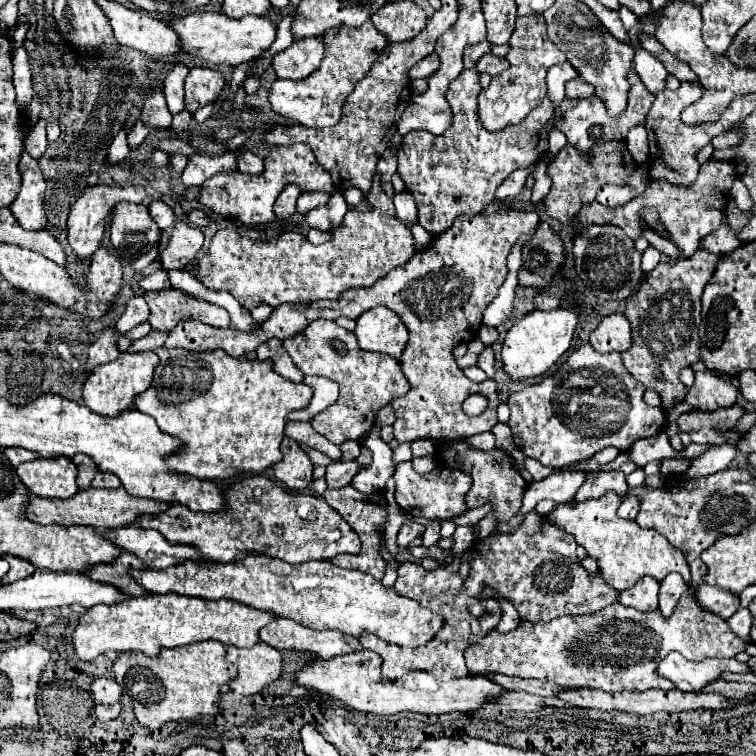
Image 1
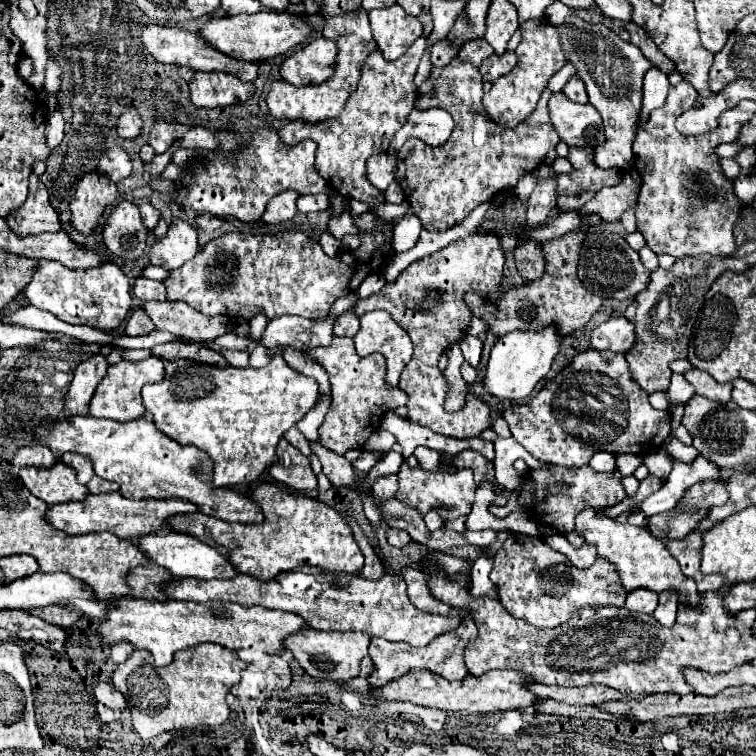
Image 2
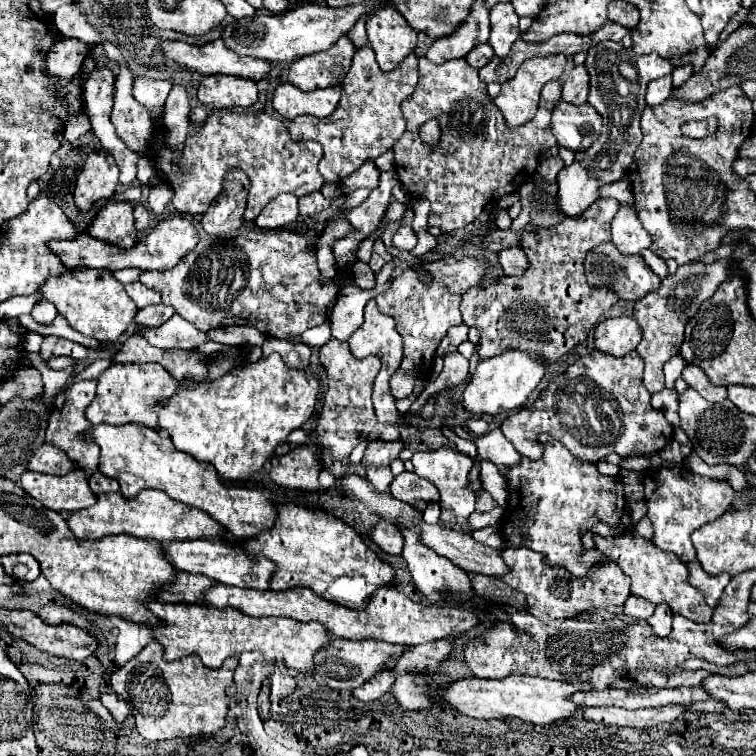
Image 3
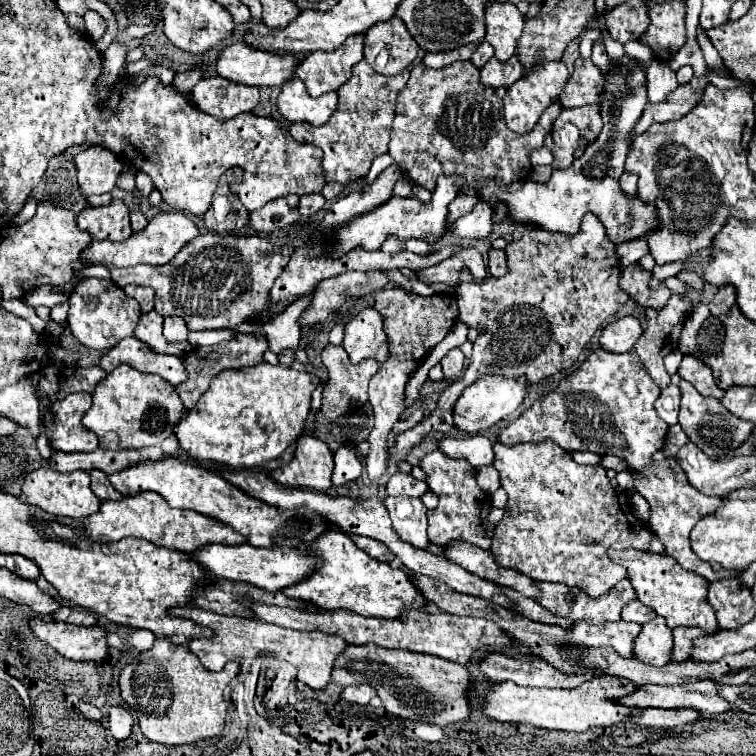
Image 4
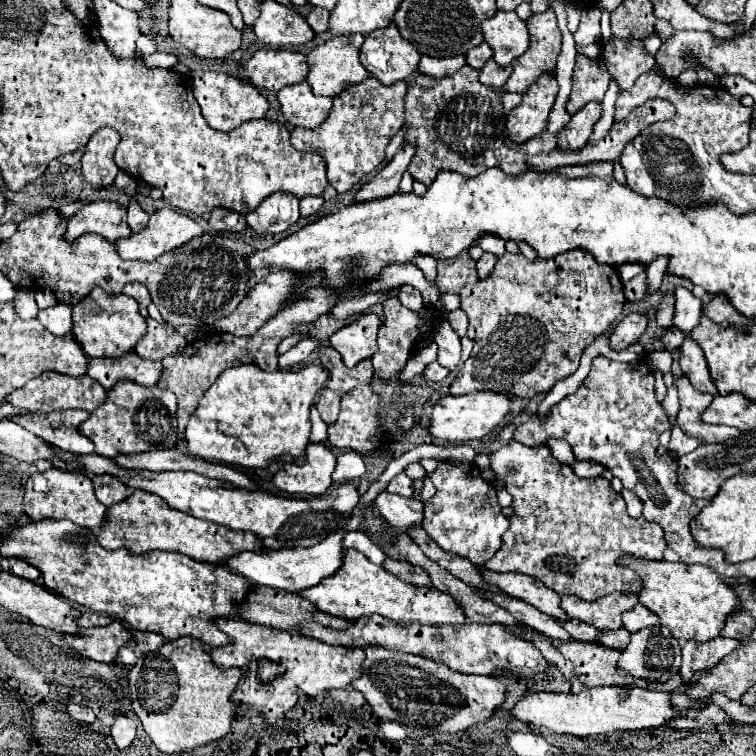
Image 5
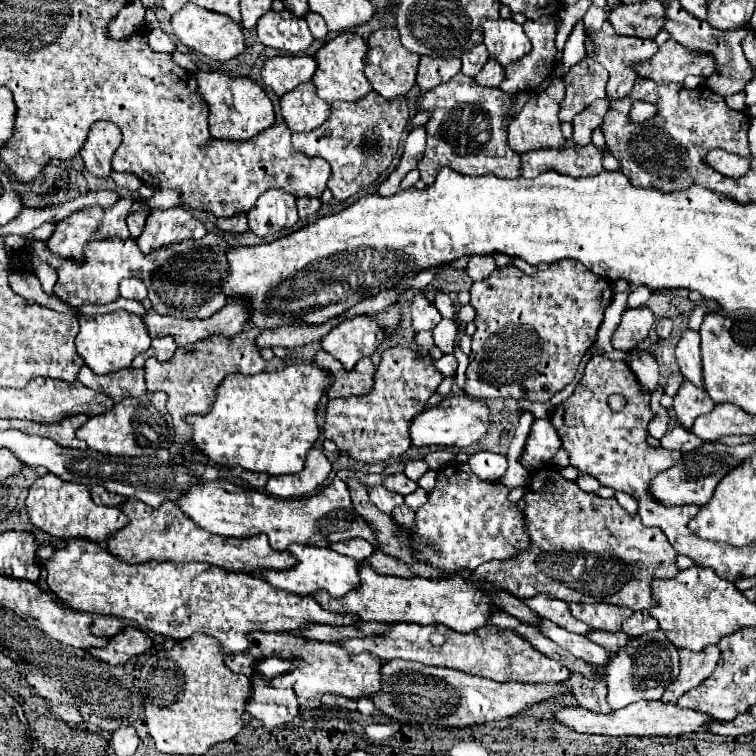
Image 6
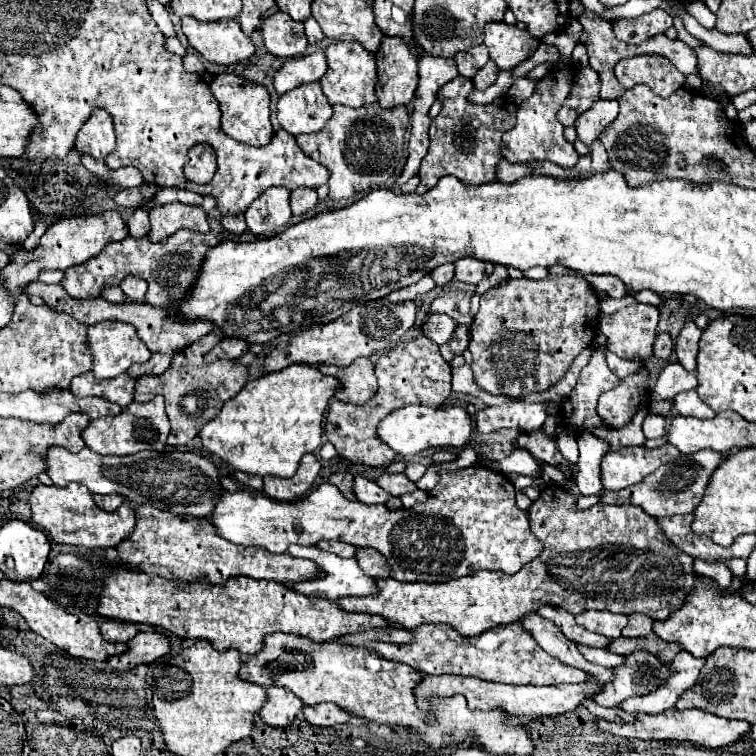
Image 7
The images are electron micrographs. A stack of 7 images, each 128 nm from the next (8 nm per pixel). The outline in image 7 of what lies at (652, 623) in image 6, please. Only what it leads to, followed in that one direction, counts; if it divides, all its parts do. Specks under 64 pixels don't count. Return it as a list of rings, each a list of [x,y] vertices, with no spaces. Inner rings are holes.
[[[634,612],[632,616],[628,616],[628,624],[622,630],[622,636],[628,638],[642,638],[642,636],[650,636],[652,634],[652,618]]]

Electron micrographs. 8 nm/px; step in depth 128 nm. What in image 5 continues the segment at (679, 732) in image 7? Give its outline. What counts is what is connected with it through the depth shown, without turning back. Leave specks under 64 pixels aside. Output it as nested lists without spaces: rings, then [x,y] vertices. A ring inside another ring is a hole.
[[[594,686],[584,688],[578,694],[564,692],[526,692],[516,706],[512,708],[512,716],[554,732],[574,734],[574,736],[596,736],[596,734],[612,734],[622,730],[642,730],[664,726],[668,718],[674,718],[676,712],[670,704],[668,692],[648,690],[648,688],[620,688],[620,686]]]

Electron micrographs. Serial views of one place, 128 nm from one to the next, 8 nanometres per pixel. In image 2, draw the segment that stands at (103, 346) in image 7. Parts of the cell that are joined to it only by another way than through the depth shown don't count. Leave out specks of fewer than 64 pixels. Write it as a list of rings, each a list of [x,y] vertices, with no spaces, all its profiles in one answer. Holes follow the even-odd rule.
[[[40,260],[30,284],[24,288],[24,296],[32,306],[48,310],[68,324],[84,324],[100,330],[118,328],[132,306],[128,276],[114,262],[104,262],[88,270],[70,270],[56,260]]]

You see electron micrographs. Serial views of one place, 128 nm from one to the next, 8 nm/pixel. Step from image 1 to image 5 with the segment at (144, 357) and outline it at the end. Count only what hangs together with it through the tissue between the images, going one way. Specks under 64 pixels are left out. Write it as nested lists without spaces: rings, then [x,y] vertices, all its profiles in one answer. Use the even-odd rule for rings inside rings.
[[[118,380],[106,400],[80,424],[80,432],[96,444],[96,454],[112,458],[118,454],[136,454],[146,450],[174,448],[178,440],[176,396],[156,386],[140,386],[132,380]]]

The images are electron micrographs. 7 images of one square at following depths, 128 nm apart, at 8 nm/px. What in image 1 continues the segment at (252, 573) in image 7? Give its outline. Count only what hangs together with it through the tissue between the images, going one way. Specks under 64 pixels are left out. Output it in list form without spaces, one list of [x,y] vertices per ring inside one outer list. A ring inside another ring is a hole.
[[[120,486],[116,490],[108,490],[108,488],[80,490],[72,498],[66,498],[66,500],[42,498],[42,496],[30,494],[24,514],[28,520],[36,524],[64,524],[64,526],[84,524],[84,526],[94,526],[94,528],[120,528],[126,524],[134,524],[136,516],[140,514],[160,514],[164,512],[164,508],[168,508],[166,502],[150,500],[150,498],[136,498]]]

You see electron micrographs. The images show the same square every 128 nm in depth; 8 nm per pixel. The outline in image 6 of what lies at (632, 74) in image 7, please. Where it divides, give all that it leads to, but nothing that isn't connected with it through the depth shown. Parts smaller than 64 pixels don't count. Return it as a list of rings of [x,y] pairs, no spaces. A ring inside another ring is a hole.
[[[672,38],[660,46],[660,50],[652,56],[652,60],[646,60],[636,68],[638,76],[650,78],[656,84],[682,82],[688,74],[708,78],[716,70],[718,64],[712,54],[688,50],[686,46],[678,44]]]

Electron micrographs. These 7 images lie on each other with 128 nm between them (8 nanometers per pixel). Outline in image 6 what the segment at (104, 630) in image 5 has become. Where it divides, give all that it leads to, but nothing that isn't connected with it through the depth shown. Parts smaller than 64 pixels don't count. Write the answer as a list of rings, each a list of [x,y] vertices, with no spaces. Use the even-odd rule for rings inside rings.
[[[124,628],[116,636],[108,638],[108,644],[104,648],[88,648],[92,656],[96,656],[102,662],[108,662],[112,666],[124,664],[126,660],[142,654],[152,646],[152,640],[138,628]]]

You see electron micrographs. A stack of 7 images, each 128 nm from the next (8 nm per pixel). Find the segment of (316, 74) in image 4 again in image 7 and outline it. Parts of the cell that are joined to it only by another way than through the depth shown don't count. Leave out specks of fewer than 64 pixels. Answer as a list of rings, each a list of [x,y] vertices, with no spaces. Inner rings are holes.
[[[338,40],[326,48],[328,70],[320,78],[320,86],[330,104],[344,104],[350,108],[360,108],[376,102],[374,84],[376,84],[376,60],[374,54],[366,48],[360,48],[356,40]]]

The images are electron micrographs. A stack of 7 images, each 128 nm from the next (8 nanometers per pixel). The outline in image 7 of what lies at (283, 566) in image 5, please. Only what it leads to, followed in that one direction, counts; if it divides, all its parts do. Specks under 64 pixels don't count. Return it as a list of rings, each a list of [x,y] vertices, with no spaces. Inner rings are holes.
[[[292,544],[288,548],[288,554],[292,554],[298,558],[308,558],[312,562],[316,562],[316,566],[324,572],[324,576],[318,576],[318,578],[310,578],[310,580],[302,580],[302,582],[296,582],[296,584],[288,584],[292,590],[304,594],[304,596],[316,596],[316,598],[326,598],[326,600],[338,600],[342,596],[370,596],[370,594],[376,594],[376,580],[370,578],[370,576],[364,576],[364,572],[360,572],[360,566],[356,562],[356,558],[340,558],[332,552],[324,552],[316,546],[298,546],[298,544]]]

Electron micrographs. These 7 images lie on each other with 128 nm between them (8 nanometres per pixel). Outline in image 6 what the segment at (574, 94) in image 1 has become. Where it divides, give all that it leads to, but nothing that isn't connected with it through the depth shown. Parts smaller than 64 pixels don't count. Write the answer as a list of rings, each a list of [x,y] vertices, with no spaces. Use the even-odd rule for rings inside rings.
[[[590,56],[574,64],[562,76],[562,80],[566,84],[566,96],[560,104],[562,106],[560,120],[564,122],[572,122],[572,118],[580,114],[586,106],[590,106],[594,100],[606,98],[604,88],[606,88],[608,72],[606,68],[602,68],[602,64],[598,64]]]

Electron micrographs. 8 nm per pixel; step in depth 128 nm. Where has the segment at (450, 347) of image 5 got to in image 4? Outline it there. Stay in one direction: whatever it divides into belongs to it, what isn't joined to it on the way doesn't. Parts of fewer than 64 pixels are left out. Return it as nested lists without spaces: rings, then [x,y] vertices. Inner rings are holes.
[[[454,348],[440,360],[440,364],[444,368],[444,380],[454,380],[464,372],[464,354],[460,348]]]

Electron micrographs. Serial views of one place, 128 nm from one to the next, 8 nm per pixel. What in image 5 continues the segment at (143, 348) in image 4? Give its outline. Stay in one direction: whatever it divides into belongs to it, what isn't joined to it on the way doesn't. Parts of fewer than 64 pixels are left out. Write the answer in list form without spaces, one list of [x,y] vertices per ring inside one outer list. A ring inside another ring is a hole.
[[[130,350],[122,358],[92,358],[88,362],[86,374],[92,376],[94,380],[98,380],[104,388],[112,388],[112,384],[122,378],[136,380],[142,386],[152,386],[152,384],[156,386],[162,372],[164,372],[164,368],[158,360],[156,362],[144,360],[144,358],[136,356],[134,350]]]

